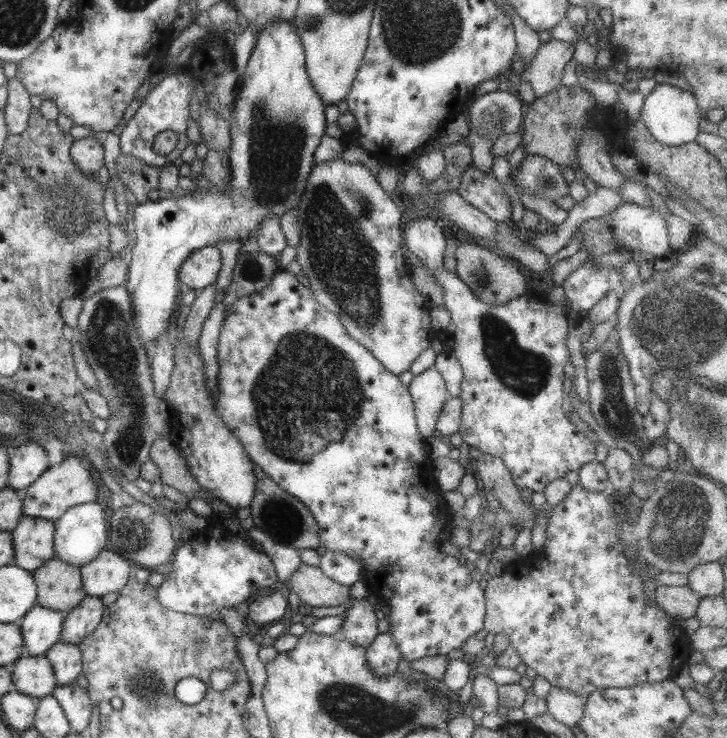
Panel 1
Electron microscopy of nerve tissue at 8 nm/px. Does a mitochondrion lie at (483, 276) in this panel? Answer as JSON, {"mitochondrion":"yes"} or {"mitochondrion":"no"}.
{"mitochondrion":"yes"}

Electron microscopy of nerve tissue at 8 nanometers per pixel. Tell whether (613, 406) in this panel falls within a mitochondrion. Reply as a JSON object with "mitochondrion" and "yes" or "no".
{"mitochondrion":"yes"}

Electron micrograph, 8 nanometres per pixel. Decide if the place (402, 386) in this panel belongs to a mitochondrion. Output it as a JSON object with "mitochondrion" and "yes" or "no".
{"mitochondrion":"no"}

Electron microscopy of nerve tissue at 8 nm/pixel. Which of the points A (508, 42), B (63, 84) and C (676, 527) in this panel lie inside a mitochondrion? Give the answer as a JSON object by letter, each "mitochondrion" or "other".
{"A":"other","B":"other","C":"mitochondrion"}

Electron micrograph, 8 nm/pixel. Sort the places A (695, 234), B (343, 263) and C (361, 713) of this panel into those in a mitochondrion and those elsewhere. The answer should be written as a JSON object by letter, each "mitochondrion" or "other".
{"A":"other","B":"mitochondrion","C":"mitochondrion"}

